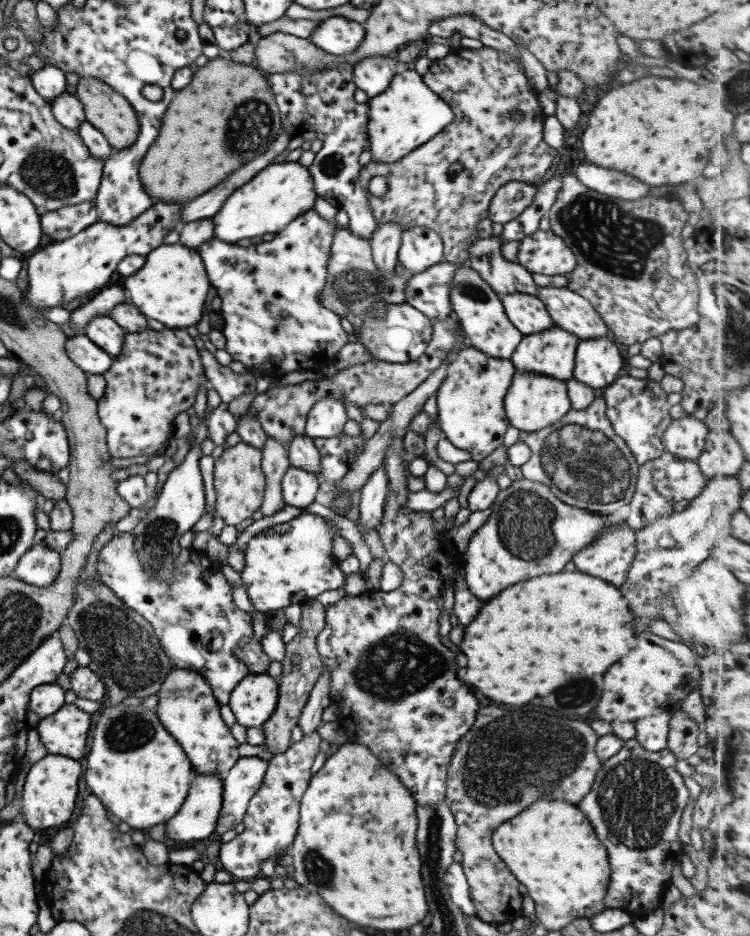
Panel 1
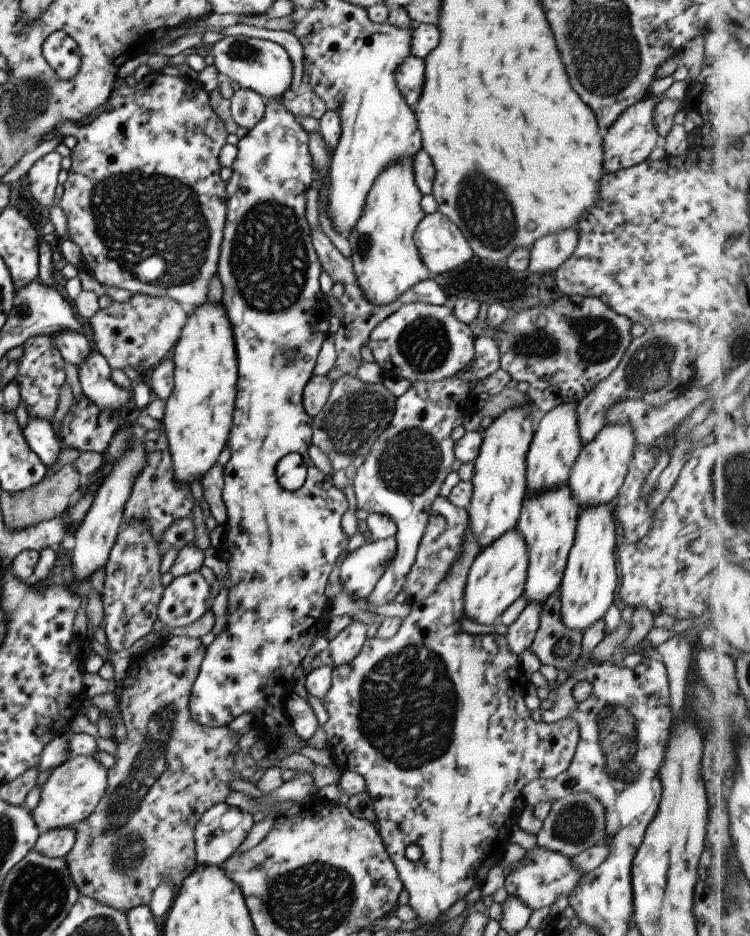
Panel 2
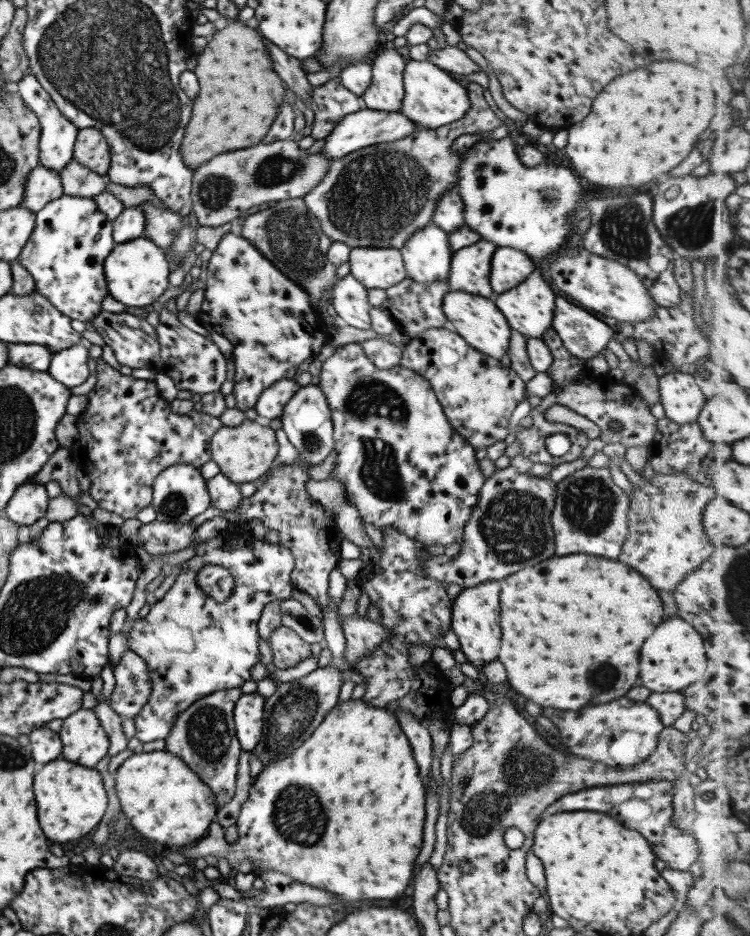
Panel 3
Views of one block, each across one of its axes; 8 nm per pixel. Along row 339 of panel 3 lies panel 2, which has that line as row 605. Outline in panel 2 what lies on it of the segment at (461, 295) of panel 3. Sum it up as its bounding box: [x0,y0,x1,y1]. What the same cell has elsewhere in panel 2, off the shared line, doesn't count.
[462,528,528,624]

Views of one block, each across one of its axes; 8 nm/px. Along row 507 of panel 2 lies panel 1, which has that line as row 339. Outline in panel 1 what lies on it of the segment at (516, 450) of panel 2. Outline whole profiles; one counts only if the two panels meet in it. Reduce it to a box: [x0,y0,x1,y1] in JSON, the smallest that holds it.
[449,263,522,360]

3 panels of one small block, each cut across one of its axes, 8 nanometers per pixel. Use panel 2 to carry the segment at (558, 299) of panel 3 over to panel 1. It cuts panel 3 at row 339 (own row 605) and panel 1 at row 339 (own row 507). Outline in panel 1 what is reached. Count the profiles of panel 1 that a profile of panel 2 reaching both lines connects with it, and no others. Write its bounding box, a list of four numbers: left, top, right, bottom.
[572,337,622,392]

